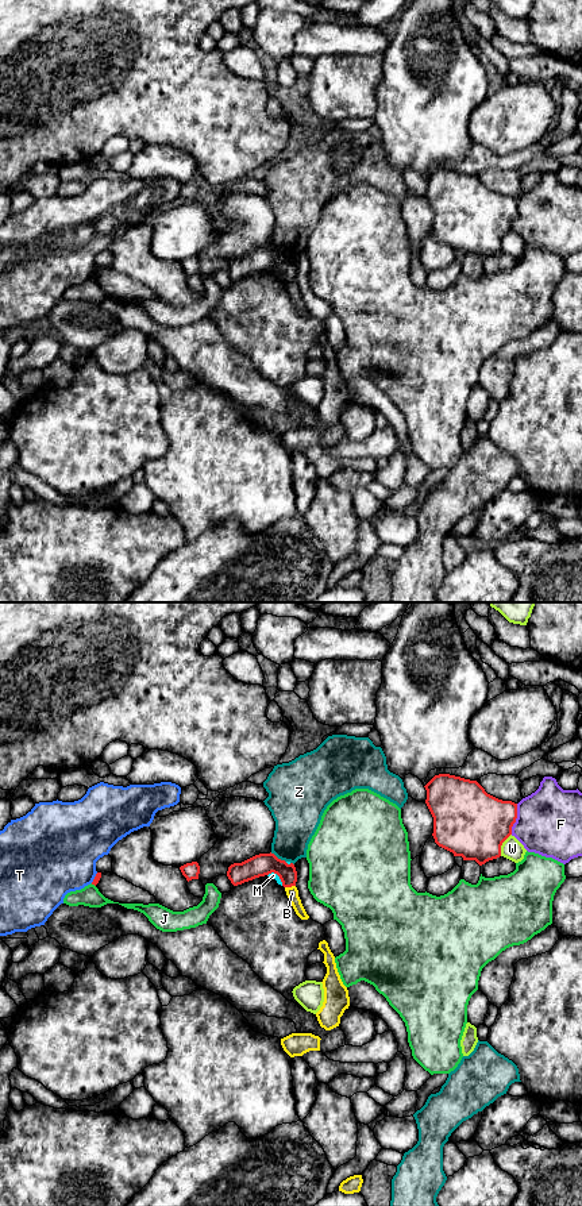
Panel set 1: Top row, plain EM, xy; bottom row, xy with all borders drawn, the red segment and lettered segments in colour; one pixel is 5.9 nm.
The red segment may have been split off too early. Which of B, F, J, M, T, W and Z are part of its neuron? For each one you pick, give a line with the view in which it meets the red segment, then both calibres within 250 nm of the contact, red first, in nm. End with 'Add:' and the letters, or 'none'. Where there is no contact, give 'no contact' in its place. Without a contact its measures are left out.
Add: none

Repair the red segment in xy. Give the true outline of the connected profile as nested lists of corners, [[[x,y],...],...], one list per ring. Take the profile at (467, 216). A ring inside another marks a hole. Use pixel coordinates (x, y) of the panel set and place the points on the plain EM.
[[[450,169],[435,170],[424,182],[439,242],[479,261],[501,251],[517,199],[487,189],[477,176]]]

